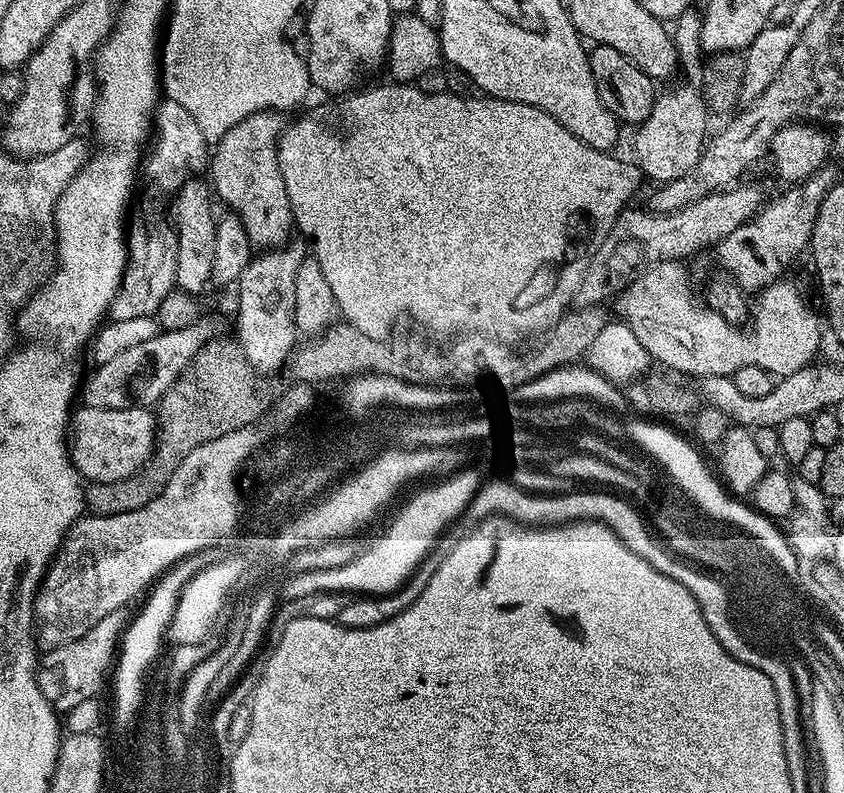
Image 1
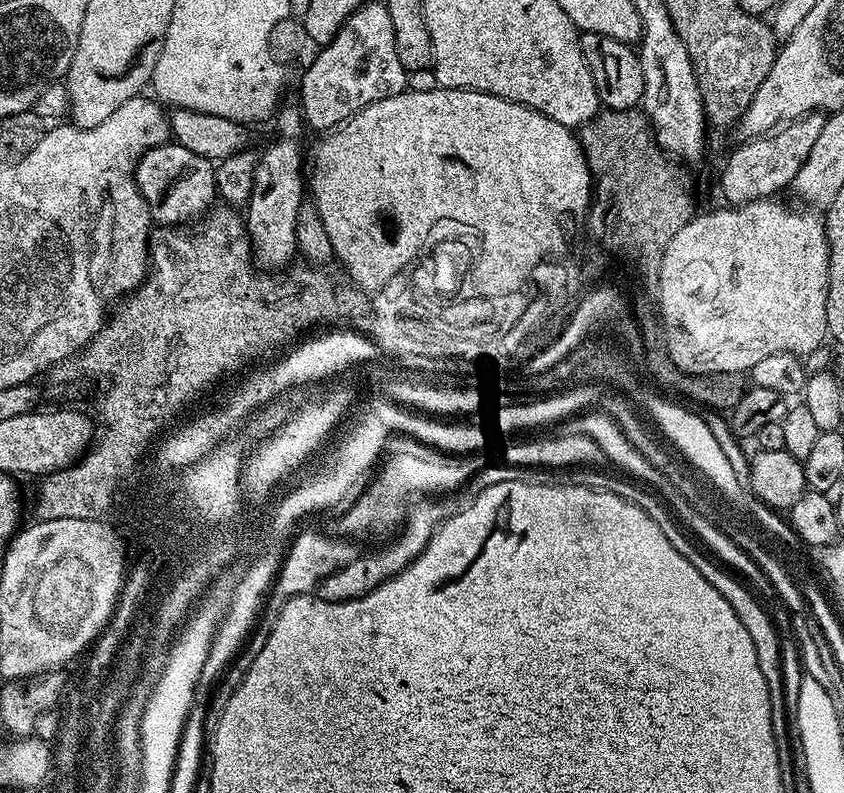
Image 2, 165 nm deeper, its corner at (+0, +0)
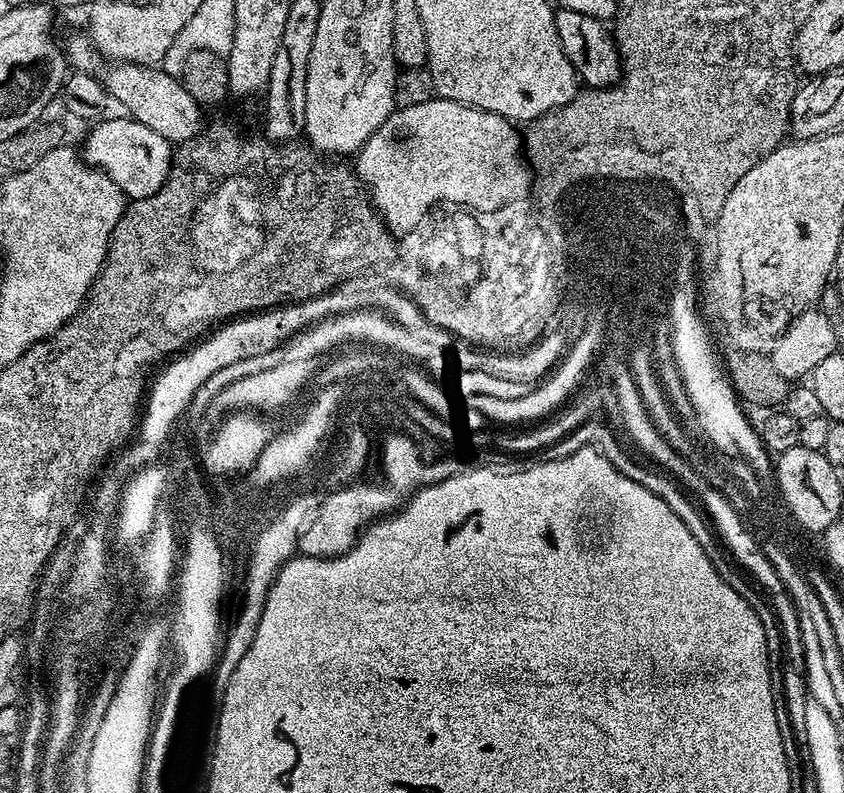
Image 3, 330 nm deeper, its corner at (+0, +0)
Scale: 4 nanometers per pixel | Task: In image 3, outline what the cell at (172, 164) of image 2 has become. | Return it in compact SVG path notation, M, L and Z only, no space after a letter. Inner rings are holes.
M104 118L95 125L82 148L82 156L91 167L106 173L124 193L129 201L150 198L165 182L172 169L173 145L162 134L142 126L142 122L131 118L108 120Z

